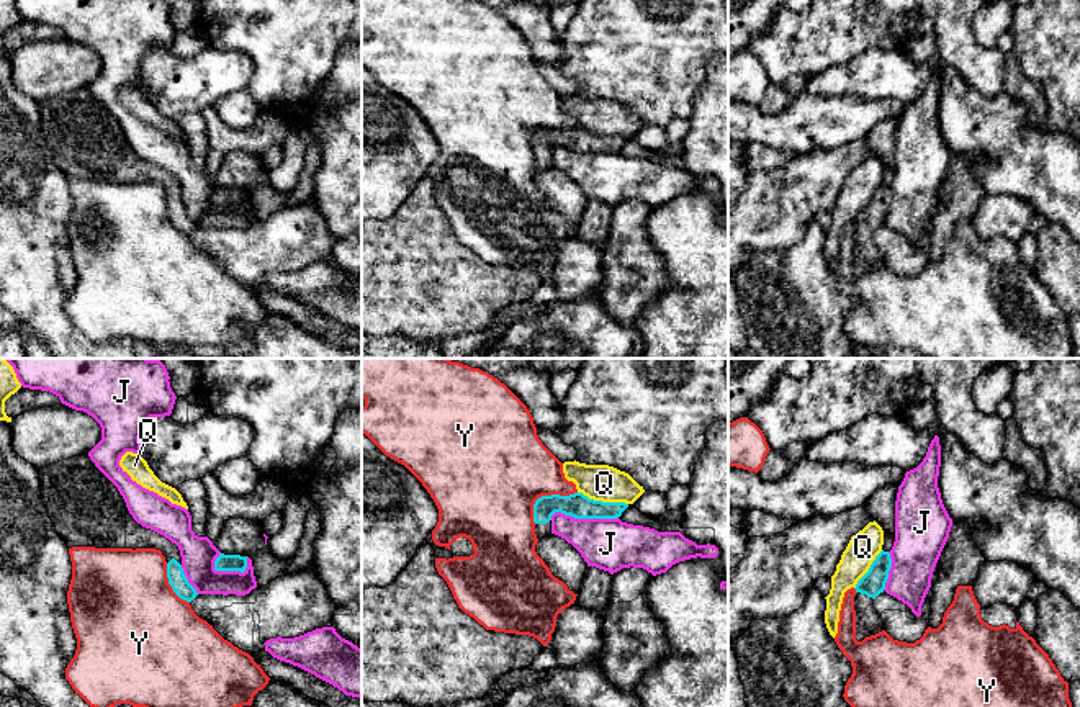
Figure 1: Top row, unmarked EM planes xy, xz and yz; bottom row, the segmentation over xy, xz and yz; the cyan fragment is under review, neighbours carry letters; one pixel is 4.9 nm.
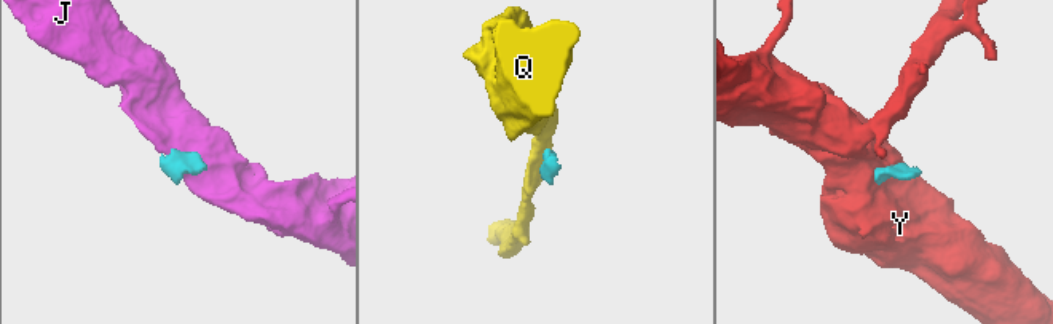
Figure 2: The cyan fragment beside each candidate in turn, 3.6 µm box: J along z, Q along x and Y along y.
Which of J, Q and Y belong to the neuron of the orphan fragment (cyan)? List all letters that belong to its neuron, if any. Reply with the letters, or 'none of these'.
none of these

